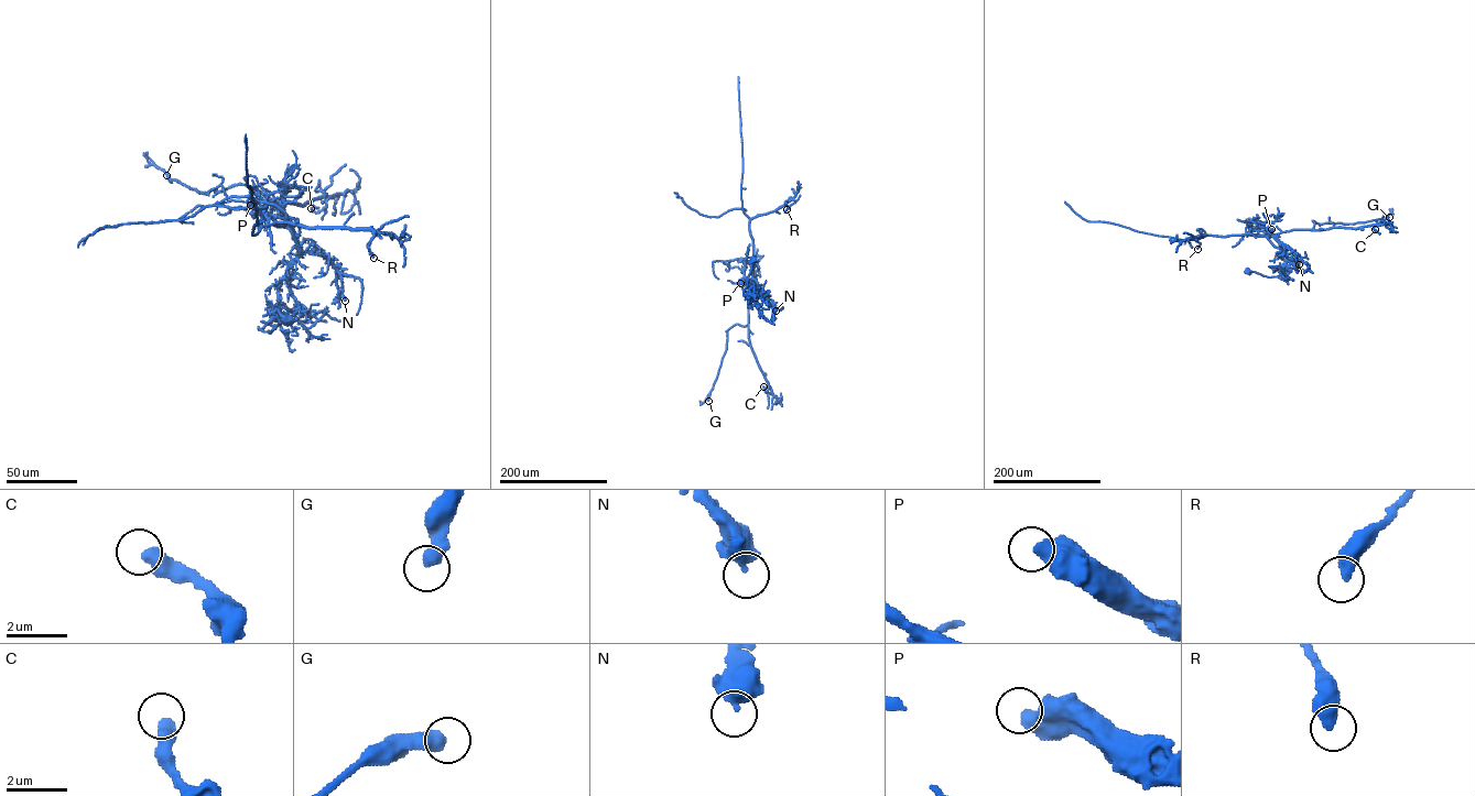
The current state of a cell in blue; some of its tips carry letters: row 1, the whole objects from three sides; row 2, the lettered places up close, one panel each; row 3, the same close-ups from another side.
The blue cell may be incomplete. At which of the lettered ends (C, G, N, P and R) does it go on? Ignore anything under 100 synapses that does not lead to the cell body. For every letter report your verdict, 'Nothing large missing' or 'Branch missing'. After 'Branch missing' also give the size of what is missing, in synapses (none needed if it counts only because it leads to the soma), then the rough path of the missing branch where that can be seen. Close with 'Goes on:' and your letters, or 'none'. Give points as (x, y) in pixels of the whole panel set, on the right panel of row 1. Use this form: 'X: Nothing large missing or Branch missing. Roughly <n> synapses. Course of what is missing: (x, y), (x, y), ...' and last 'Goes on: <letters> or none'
C: Nothing large missing
G: Nothing large missing
N: Nothing large missing
P: Branch missing. Roughly 650 synapses. Course of what is missing: (1271, 229), (1275, 227), (1272, 229), (1277, 235), (1297, 248), (1299, 244), (1299, 254)
R: Nothing large missing
Goes on: P

